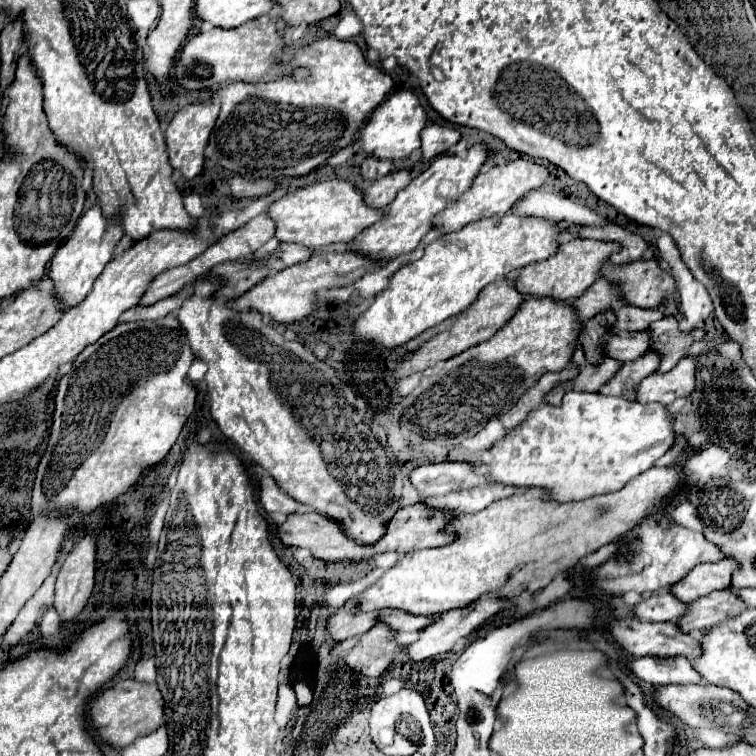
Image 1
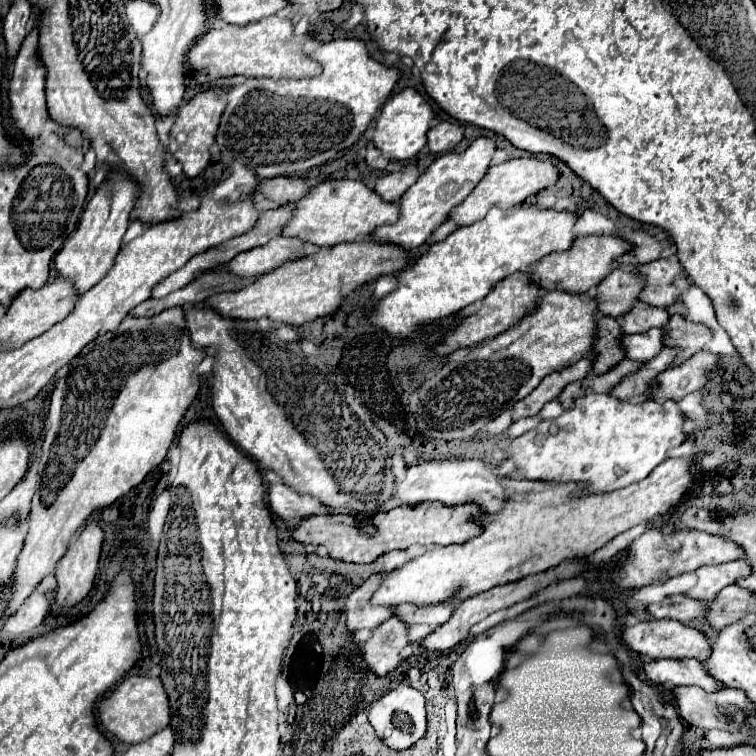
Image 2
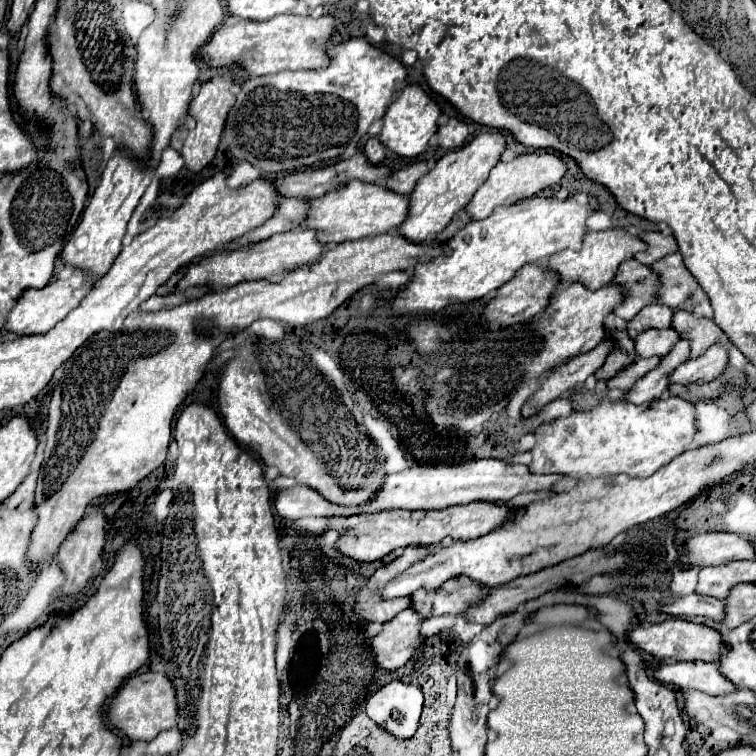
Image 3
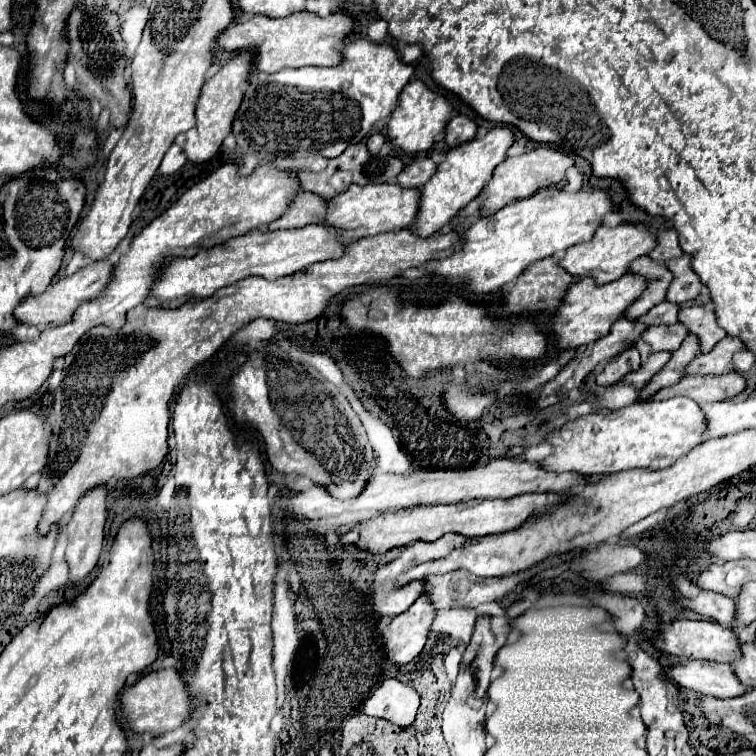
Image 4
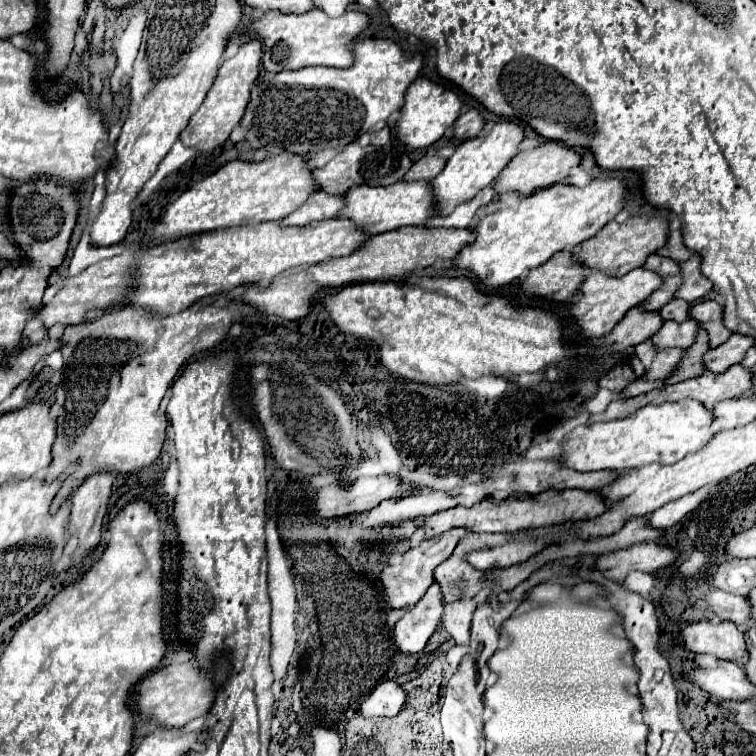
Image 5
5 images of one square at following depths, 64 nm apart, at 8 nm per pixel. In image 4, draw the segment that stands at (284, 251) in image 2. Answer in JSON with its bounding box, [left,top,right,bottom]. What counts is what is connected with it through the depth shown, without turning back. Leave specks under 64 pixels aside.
[150,224,346,300]

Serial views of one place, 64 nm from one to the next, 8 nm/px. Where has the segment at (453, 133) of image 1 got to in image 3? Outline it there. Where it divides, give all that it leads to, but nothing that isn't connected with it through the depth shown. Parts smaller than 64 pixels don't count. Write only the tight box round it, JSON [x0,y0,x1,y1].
[436,118,468,150]

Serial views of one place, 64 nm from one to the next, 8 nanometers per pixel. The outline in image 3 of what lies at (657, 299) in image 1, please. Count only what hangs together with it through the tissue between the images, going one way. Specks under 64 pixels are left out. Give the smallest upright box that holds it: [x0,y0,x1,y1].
[652,252,698,308]

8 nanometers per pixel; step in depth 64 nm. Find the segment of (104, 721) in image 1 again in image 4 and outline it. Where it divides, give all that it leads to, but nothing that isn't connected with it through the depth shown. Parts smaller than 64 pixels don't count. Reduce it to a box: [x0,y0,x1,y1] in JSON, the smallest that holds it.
[119,668,190,736]

